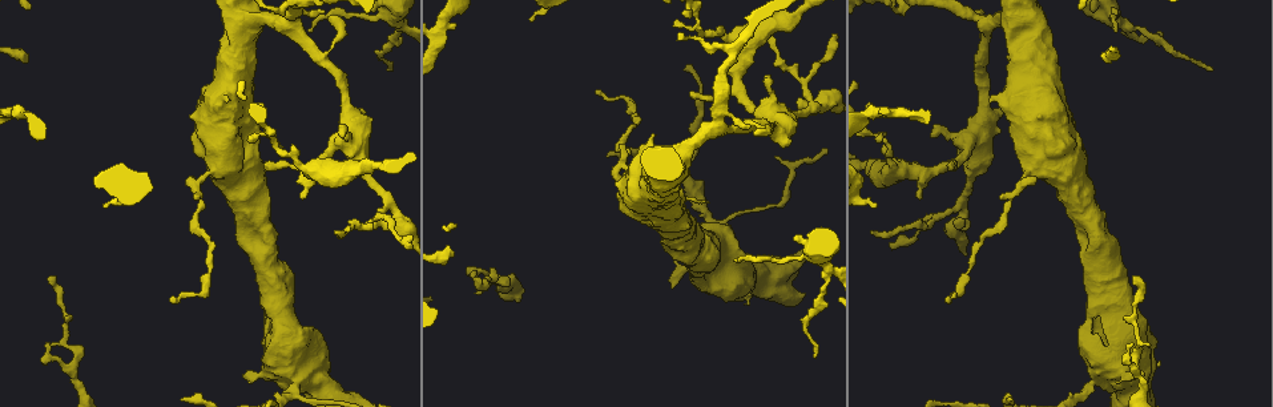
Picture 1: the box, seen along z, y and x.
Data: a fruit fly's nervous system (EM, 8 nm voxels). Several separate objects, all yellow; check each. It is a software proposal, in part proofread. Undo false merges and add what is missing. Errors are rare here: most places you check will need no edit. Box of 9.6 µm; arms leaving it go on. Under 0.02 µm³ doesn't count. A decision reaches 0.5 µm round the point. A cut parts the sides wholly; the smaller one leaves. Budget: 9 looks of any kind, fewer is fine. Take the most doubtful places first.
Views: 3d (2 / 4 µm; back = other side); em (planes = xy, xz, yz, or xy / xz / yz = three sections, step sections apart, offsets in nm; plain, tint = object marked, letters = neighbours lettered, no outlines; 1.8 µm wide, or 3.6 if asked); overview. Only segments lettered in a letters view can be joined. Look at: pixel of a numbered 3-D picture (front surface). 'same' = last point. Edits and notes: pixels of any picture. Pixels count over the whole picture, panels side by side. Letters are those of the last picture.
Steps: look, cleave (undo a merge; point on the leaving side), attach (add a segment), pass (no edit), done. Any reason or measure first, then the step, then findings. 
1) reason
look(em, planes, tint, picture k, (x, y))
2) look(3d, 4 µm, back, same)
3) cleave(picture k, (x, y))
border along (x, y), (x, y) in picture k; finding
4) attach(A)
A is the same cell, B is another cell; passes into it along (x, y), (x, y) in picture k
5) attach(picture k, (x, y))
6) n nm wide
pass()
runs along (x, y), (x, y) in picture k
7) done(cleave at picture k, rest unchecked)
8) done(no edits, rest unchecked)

look(em, planes, letters, picture 1, (530, 22))

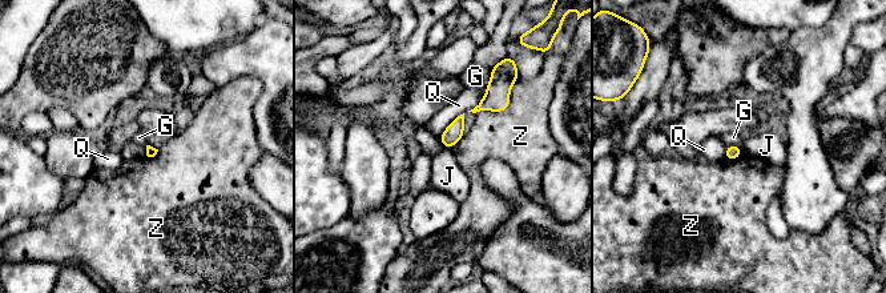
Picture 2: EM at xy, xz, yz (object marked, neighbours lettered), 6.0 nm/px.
pass()
G, J, Q and Z are other cells; border along (491, 69), (491, 77), (483, 96) in picture 2; none of them fits

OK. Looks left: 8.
tapers out
look(3d, 2 µm, picture 1, (470, 276))

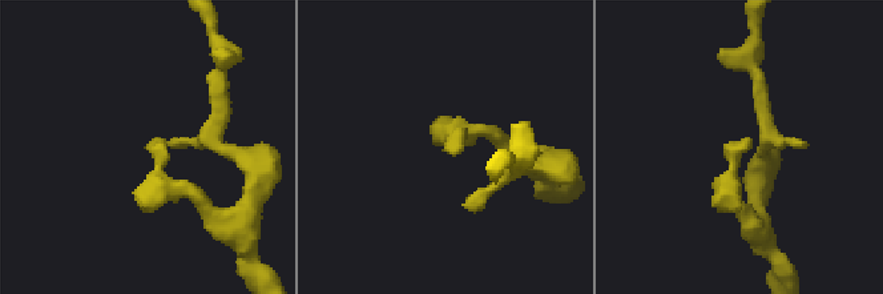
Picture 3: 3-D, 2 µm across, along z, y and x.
look(em, planes, letters, picture 3, (152, 144))

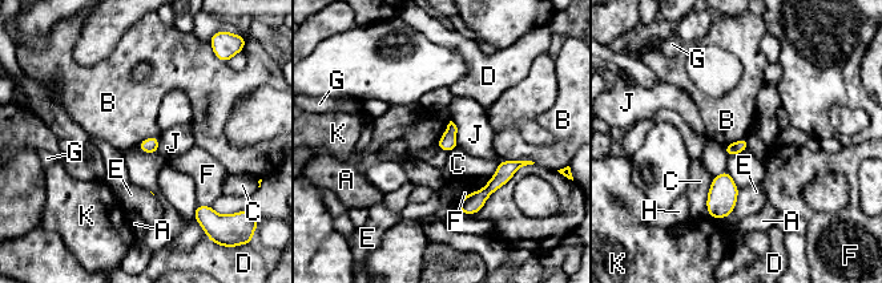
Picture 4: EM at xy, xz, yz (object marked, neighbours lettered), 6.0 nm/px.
pass()
A, B, C, D, E, F, G, H, J and K are other cells; border along (502, 160), (530, 160), (532, 162) in picture 4; no lettered segment goes on from it

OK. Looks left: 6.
small branch off a trunk
look(em, xz, step 8, tint, picture 1, (327, 170))

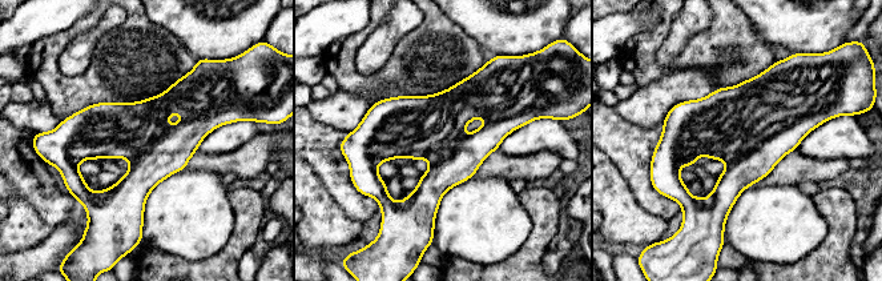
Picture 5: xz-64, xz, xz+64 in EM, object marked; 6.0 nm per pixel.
cut it another way
look(em, planes, letters, same)

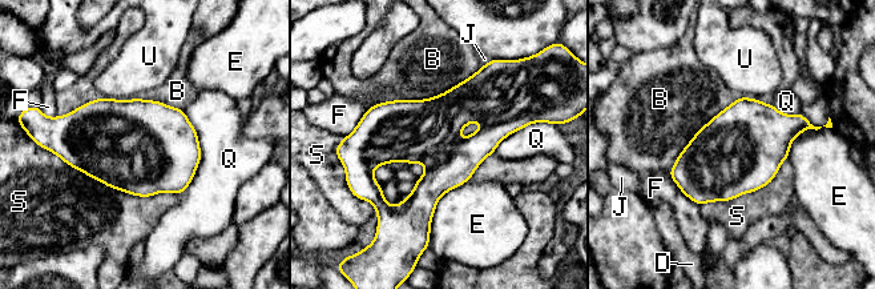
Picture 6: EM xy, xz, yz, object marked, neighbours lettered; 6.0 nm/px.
pass()
B, D, E, F, J, Q, S and U are other cells; all the same neuron

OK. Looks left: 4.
tapers out
look(3d, 2 µm, back, picture 1, (1211, 68))

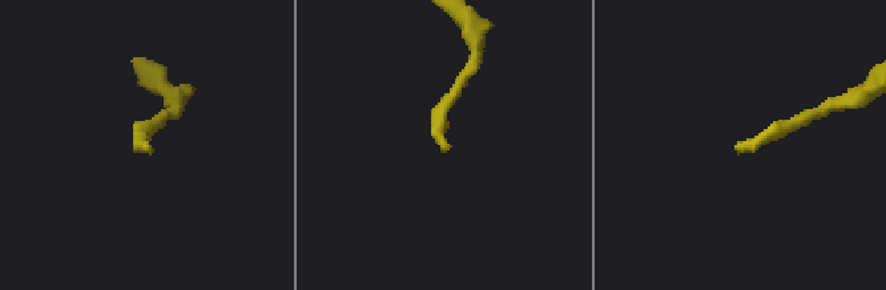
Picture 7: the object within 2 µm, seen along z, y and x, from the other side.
look(em, planes, letters, picture 7, (446, 150))

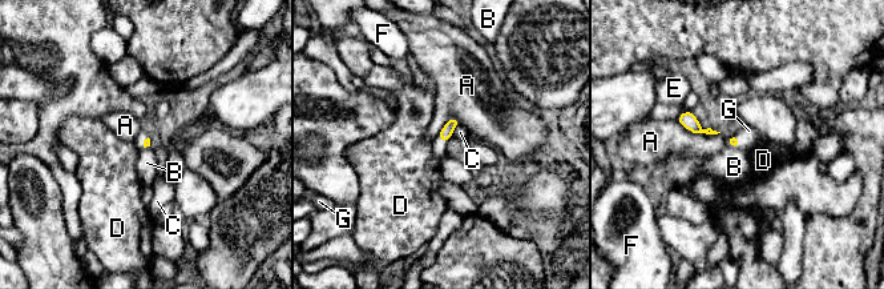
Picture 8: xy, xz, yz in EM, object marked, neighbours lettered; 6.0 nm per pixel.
attach(G)
G is the same cell, A, B, C, D, E and F are other cells; passes into it along (733, 141), (739, 141), (749, 137) in picture 8; it goes on there

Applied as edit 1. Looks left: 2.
done(attach at picture 8, rest unchecked)

